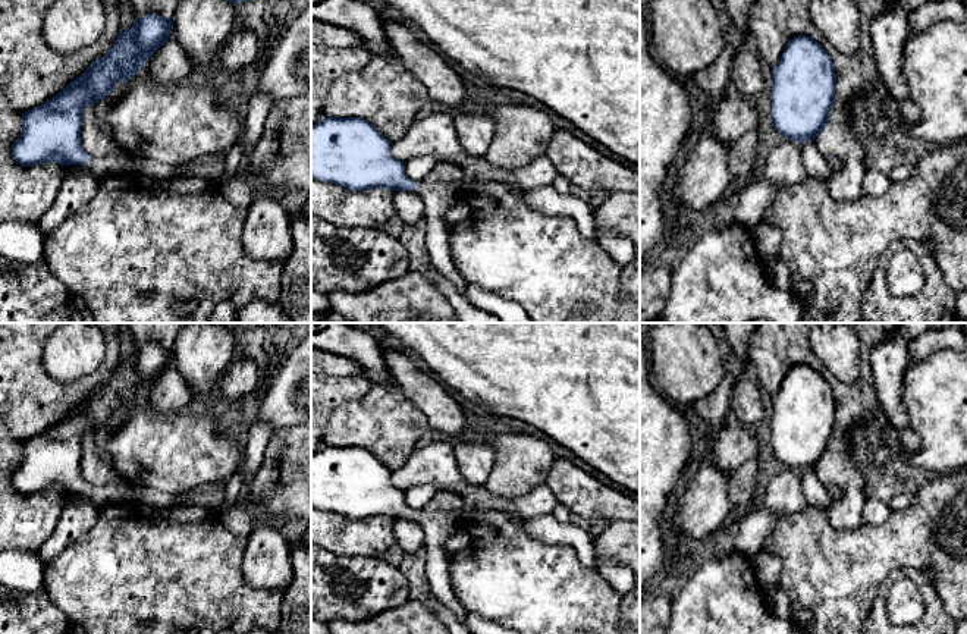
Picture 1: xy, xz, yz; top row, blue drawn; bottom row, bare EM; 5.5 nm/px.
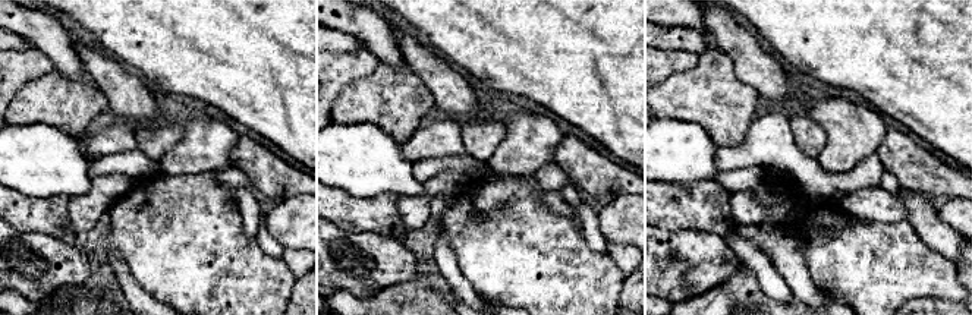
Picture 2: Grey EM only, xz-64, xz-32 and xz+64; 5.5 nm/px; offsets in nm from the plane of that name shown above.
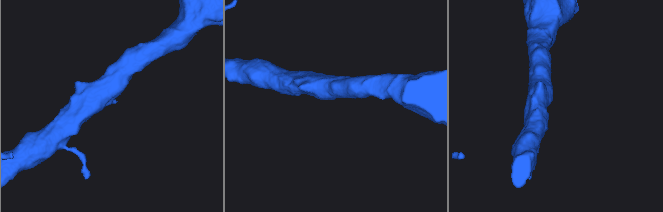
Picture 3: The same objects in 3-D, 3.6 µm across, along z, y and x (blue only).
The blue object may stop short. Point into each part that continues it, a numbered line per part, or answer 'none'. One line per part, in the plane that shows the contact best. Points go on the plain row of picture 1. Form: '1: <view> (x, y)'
1: xy (115, 493)

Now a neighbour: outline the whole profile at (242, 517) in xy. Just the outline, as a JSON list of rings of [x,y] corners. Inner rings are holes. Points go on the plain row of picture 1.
[[[241,498],[229,511],[220,512],[220,520],[233,534],[248,537],[260,524],[260,512],[254,503]]]

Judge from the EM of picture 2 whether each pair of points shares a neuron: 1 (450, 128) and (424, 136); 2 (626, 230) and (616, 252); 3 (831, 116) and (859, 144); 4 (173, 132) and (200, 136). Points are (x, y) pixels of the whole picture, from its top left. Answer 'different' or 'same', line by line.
1: same
2: different
3: same
4: different

